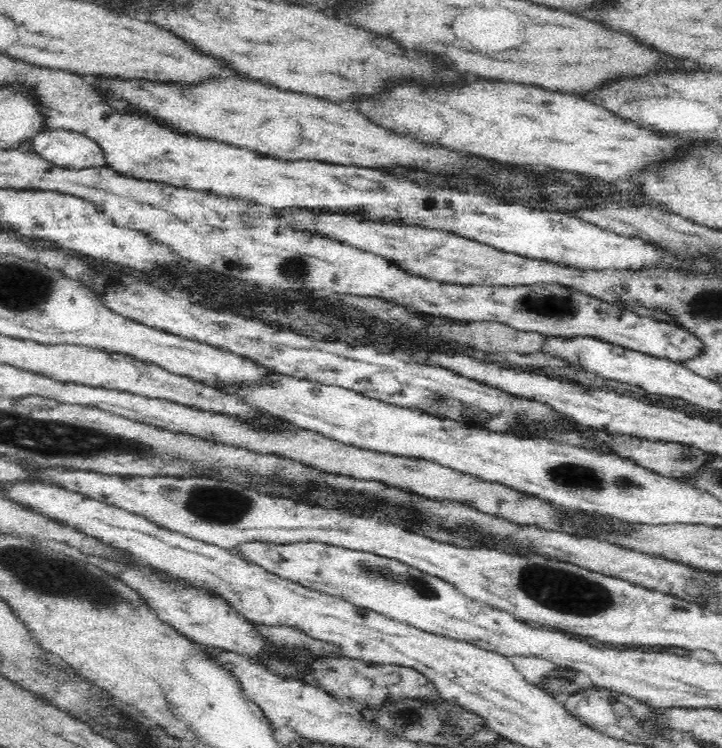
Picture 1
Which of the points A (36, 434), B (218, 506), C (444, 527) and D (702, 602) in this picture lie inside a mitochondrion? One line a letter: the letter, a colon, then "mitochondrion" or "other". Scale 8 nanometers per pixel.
A: mitochondrion
B: mitochondrion
C: mitochondrion
D: other

